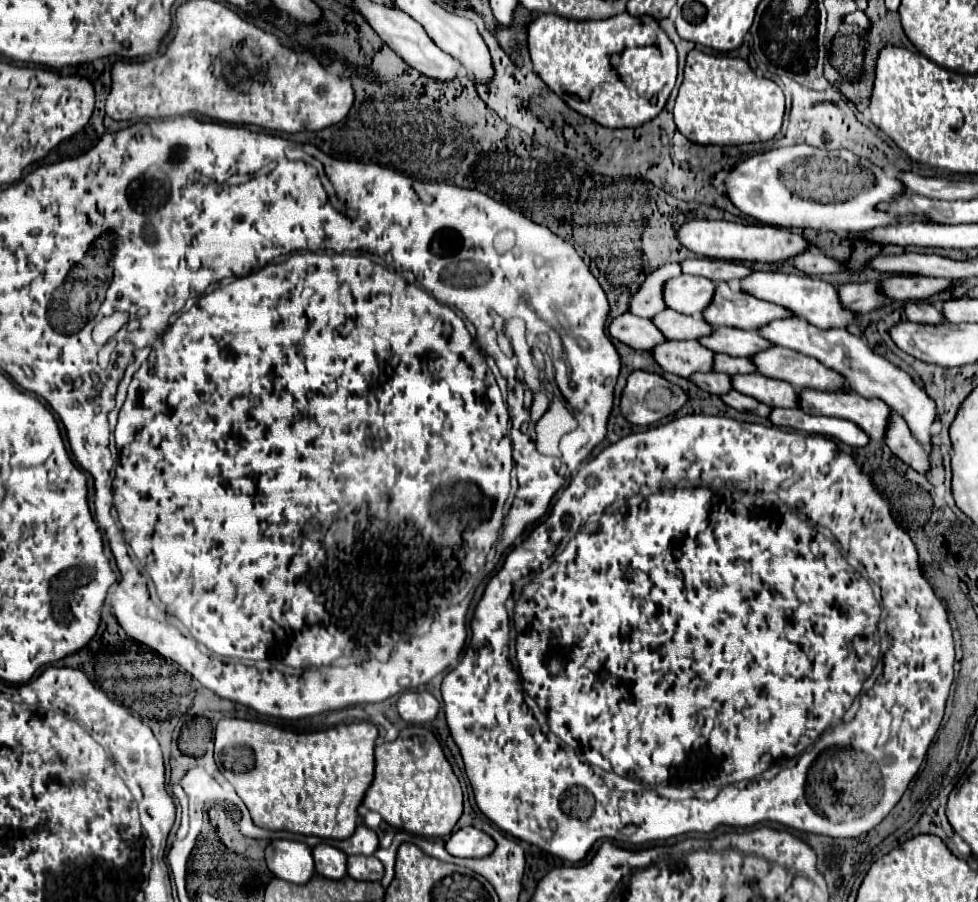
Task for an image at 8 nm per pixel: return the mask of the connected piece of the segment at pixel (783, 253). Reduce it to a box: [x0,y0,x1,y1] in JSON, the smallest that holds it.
[677,219,813,263]

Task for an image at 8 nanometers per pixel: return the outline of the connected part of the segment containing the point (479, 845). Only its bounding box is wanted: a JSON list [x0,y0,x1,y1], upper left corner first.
[445,827,495,857]

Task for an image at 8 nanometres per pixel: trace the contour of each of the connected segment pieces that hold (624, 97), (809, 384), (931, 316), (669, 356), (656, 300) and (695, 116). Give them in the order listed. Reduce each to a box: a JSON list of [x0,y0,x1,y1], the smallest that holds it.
[[529,13,677,129],[751,347,845,391],[905,301,945,325],[653,341,715,377],[629,263,681,319],[675,51,785,145]]

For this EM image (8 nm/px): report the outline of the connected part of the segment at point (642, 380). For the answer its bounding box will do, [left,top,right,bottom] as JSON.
[621,371,689,425]

